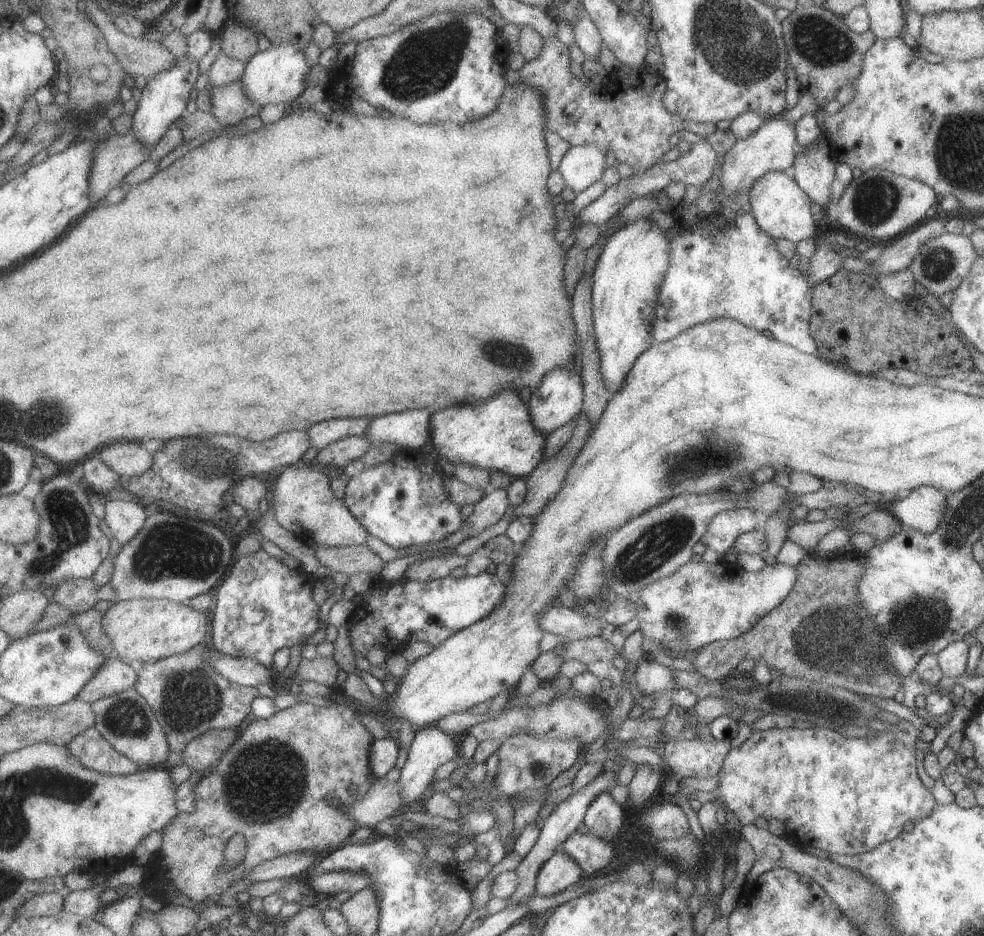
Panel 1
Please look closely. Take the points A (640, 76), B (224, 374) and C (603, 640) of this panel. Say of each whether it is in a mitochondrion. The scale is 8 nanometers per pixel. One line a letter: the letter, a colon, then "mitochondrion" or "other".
A: other
B: other
C: other

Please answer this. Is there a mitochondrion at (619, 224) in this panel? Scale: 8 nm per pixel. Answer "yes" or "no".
no

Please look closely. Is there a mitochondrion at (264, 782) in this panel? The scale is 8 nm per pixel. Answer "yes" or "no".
yes

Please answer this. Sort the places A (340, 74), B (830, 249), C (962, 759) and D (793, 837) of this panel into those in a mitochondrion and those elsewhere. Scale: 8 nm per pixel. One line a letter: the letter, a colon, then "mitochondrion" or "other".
A: other
B: other
C: other
D: other

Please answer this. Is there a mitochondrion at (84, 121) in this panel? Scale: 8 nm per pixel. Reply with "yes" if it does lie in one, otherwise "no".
no

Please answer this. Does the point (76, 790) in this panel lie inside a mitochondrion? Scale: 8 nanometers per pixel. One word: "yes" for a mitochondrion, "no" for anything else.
yes

